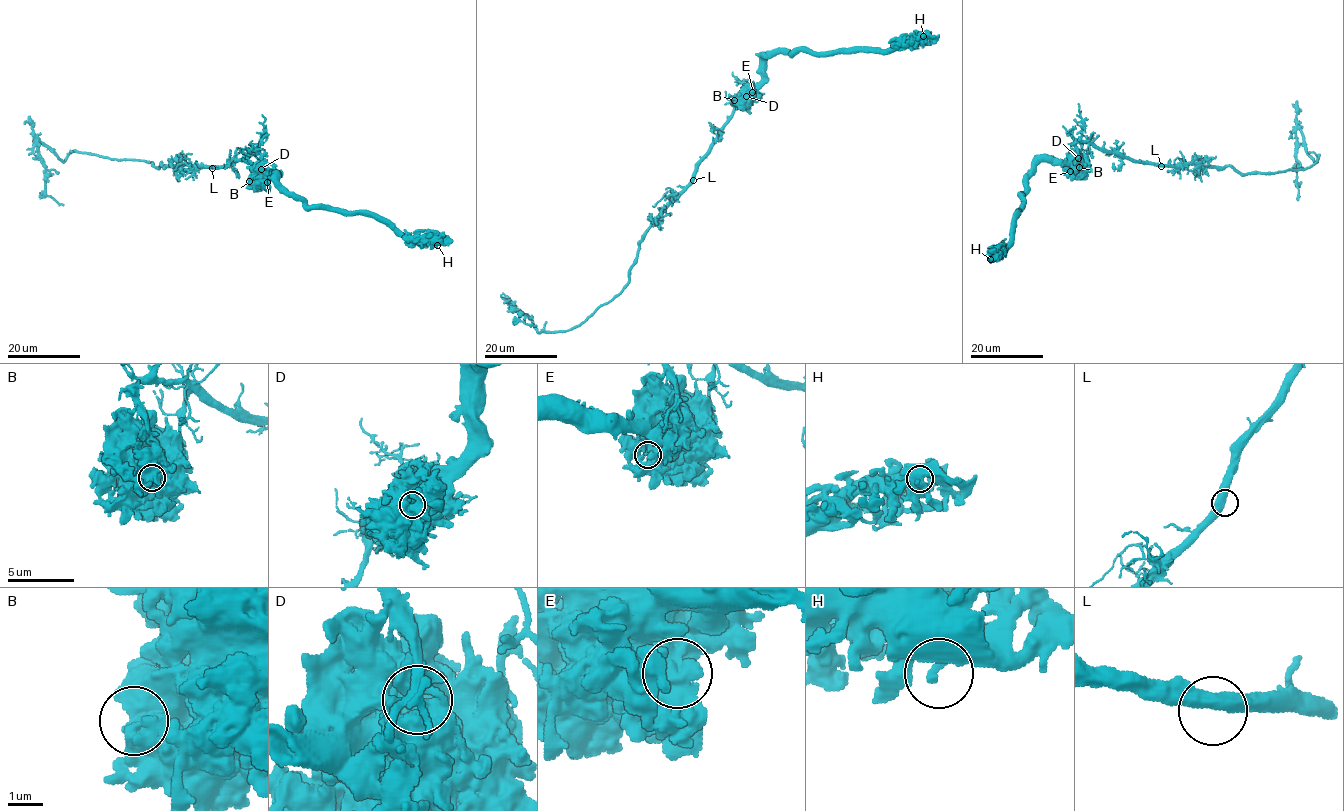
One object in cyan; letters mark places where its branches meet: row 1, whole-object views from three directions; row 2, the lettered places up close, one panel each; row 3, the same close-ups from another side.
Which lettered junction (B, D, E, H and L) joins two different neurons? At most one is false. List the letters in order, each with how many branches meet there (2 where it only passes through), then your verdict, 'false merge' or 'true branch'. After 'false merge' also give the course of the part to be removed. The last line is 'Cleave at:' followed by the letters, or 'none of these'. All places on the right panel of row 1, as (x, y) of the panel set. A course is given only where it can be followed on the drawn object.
B: 1 | true branch
D: 1 | false merge | (1078, 157), (1076, 142), (1087, 141), (1144, 163), (1274, 173), (1318, 160), (1298, 129), (1297, 200)
E: 1 | true branch
H: 1 | true branch
L: 2 | true branch
Cleave at: D

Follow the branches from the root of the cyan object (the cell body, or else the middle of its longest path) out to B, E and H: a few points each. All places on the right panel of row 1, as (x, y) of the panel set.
B: (1161, 165), (1139, 163), (1090, 144), (1079, 167)
E: (1161, 165), (1139, 163), (1090, 144), (1088, 152), (1070, 171)
H: (1161, 165), (1139, 163), (1091, 144), (1085, 155), (1064, 162), (1039, 161), (1022, 194), (1012, 238), (990, 259)

